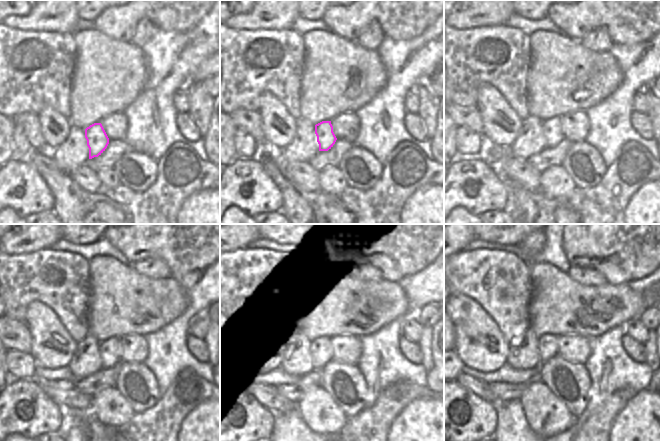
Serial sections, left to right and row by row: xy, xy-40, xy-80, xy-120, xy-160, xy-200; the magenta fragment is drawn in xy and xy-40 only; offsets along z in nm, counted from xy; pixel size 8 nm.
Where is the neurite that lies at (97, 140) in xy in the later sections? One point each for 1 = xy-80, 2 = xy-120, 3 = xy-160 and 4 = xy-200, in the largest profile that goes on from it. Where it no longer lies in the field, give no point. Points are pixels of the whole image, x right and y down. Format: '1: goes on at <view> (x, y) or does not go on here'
1: goes on at xy-80 (552, 127)
2: goes on at xy-120 (109, 351)
3: goes on at xy-160 (322, 350)
4: goes on at xy-200 (548, 345)

